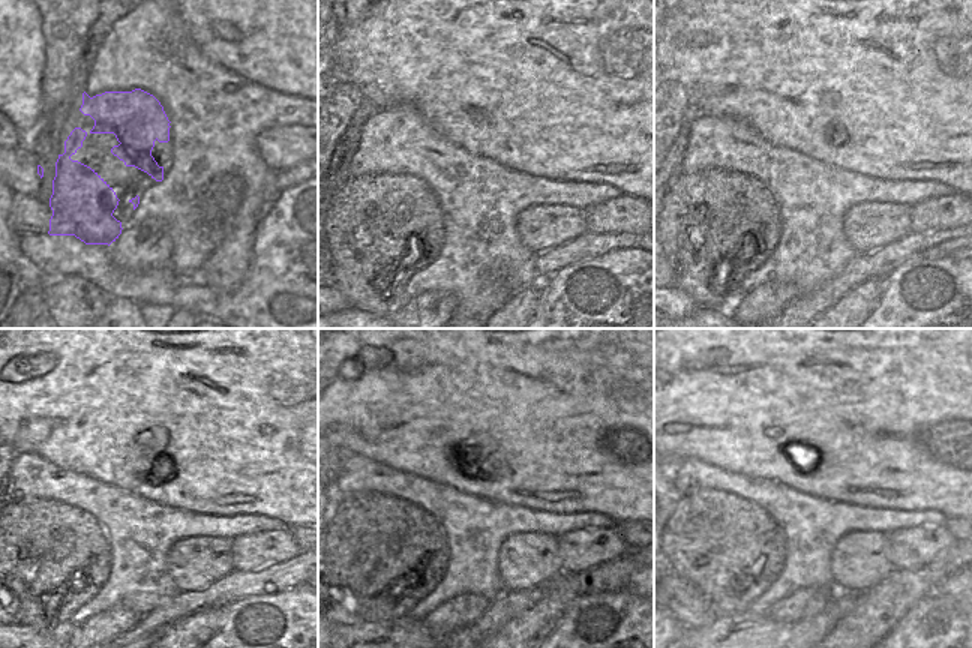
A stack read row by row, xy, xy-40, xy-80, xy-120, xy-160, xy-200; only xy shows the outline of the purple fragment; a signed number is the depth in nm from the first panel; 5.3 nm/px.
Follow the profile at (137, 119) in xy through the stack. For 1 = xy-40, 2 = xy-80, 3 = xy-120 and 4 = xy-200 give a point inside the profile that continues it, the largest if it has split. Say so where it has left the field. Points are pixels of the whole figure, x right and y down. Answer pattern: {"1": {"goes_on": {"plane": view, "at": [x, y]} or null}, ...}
{"1": {"goes_on": {"plane": "xy-40", "at": [461, 155]}}, "2": {"goes_on": {"plane": "xy-80", "at": [800, 159]}}, "3": {"goes_on": {"plane": "xy-120", "at": [126, 497]}}, "4": {"goes_on": {"plane": "xy-200", "at": [798, 498]}}}

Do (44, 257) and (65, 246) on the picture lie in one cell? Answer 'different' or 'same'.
same

